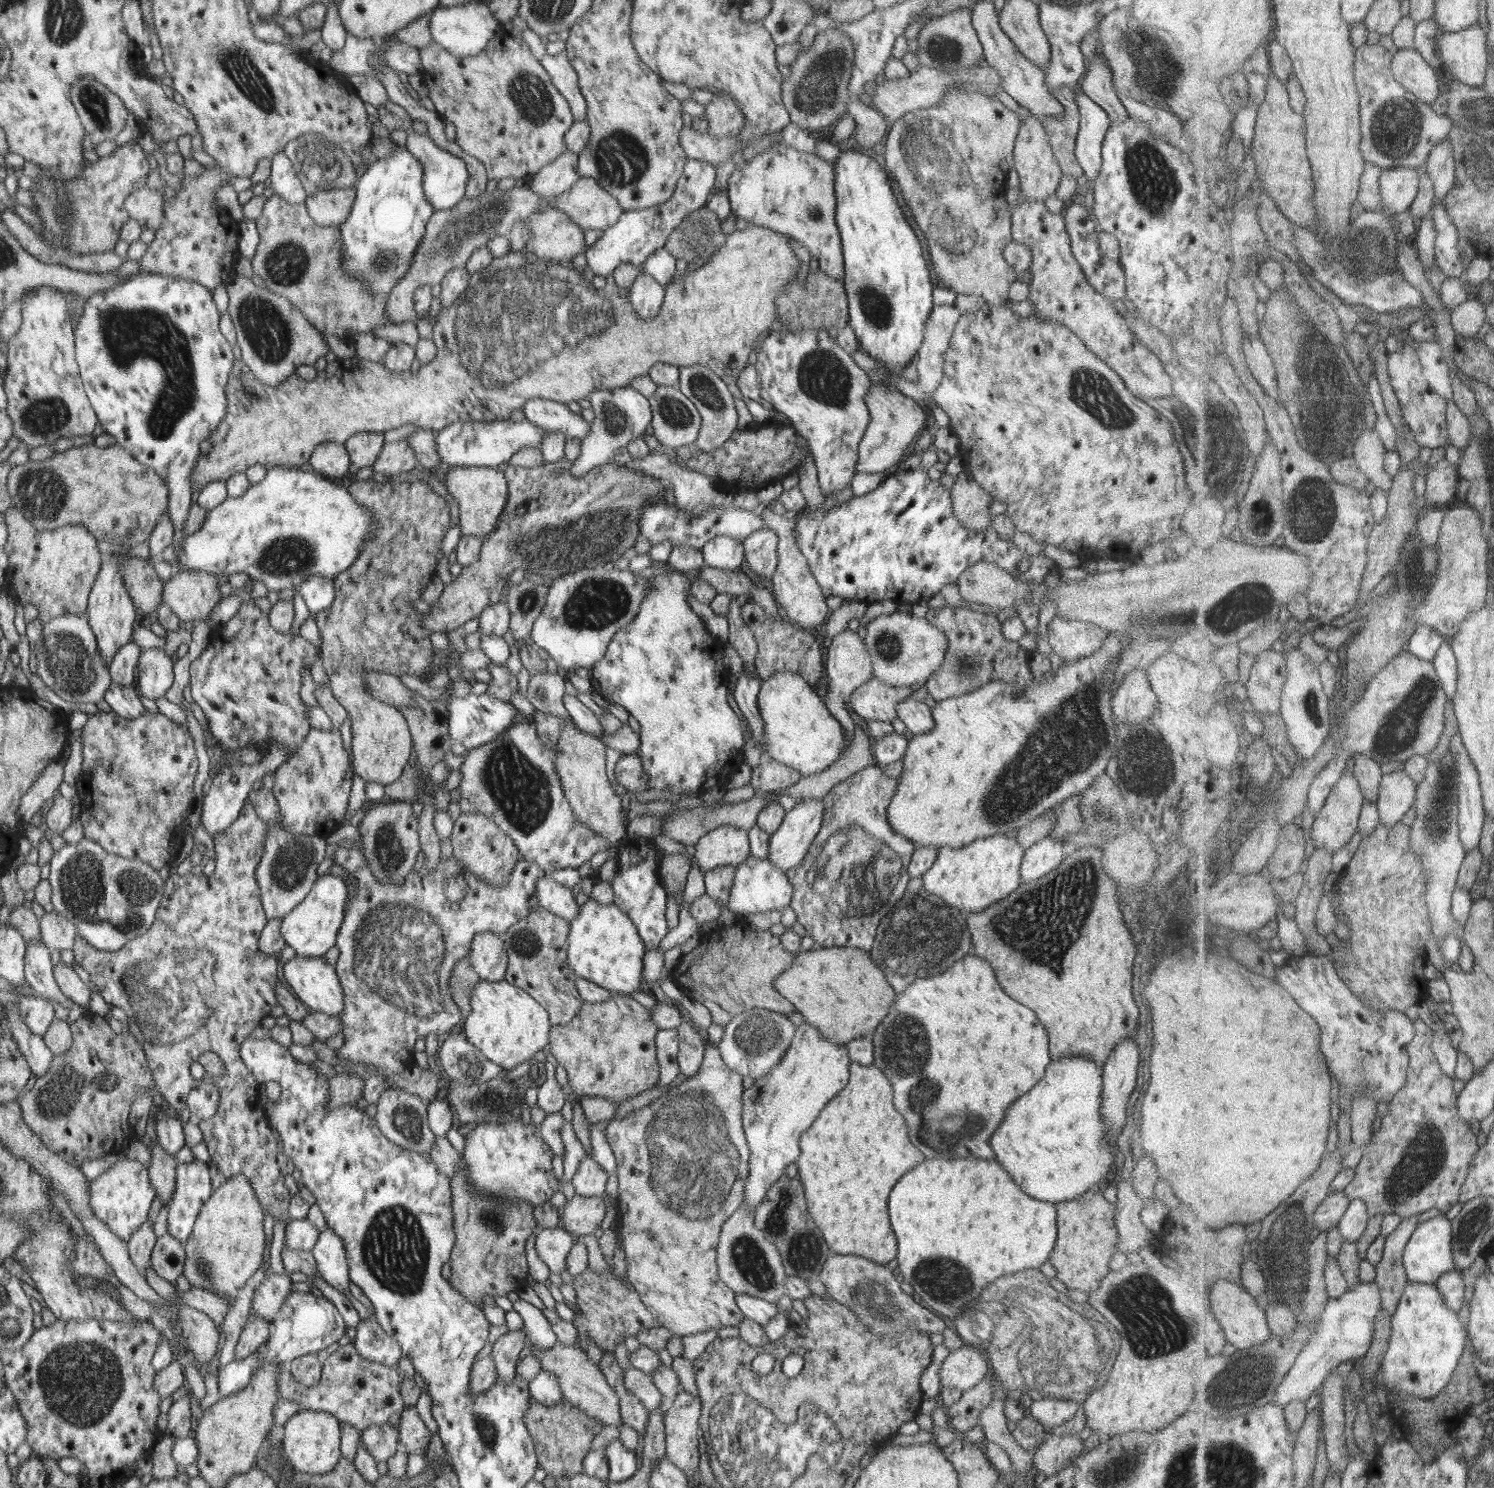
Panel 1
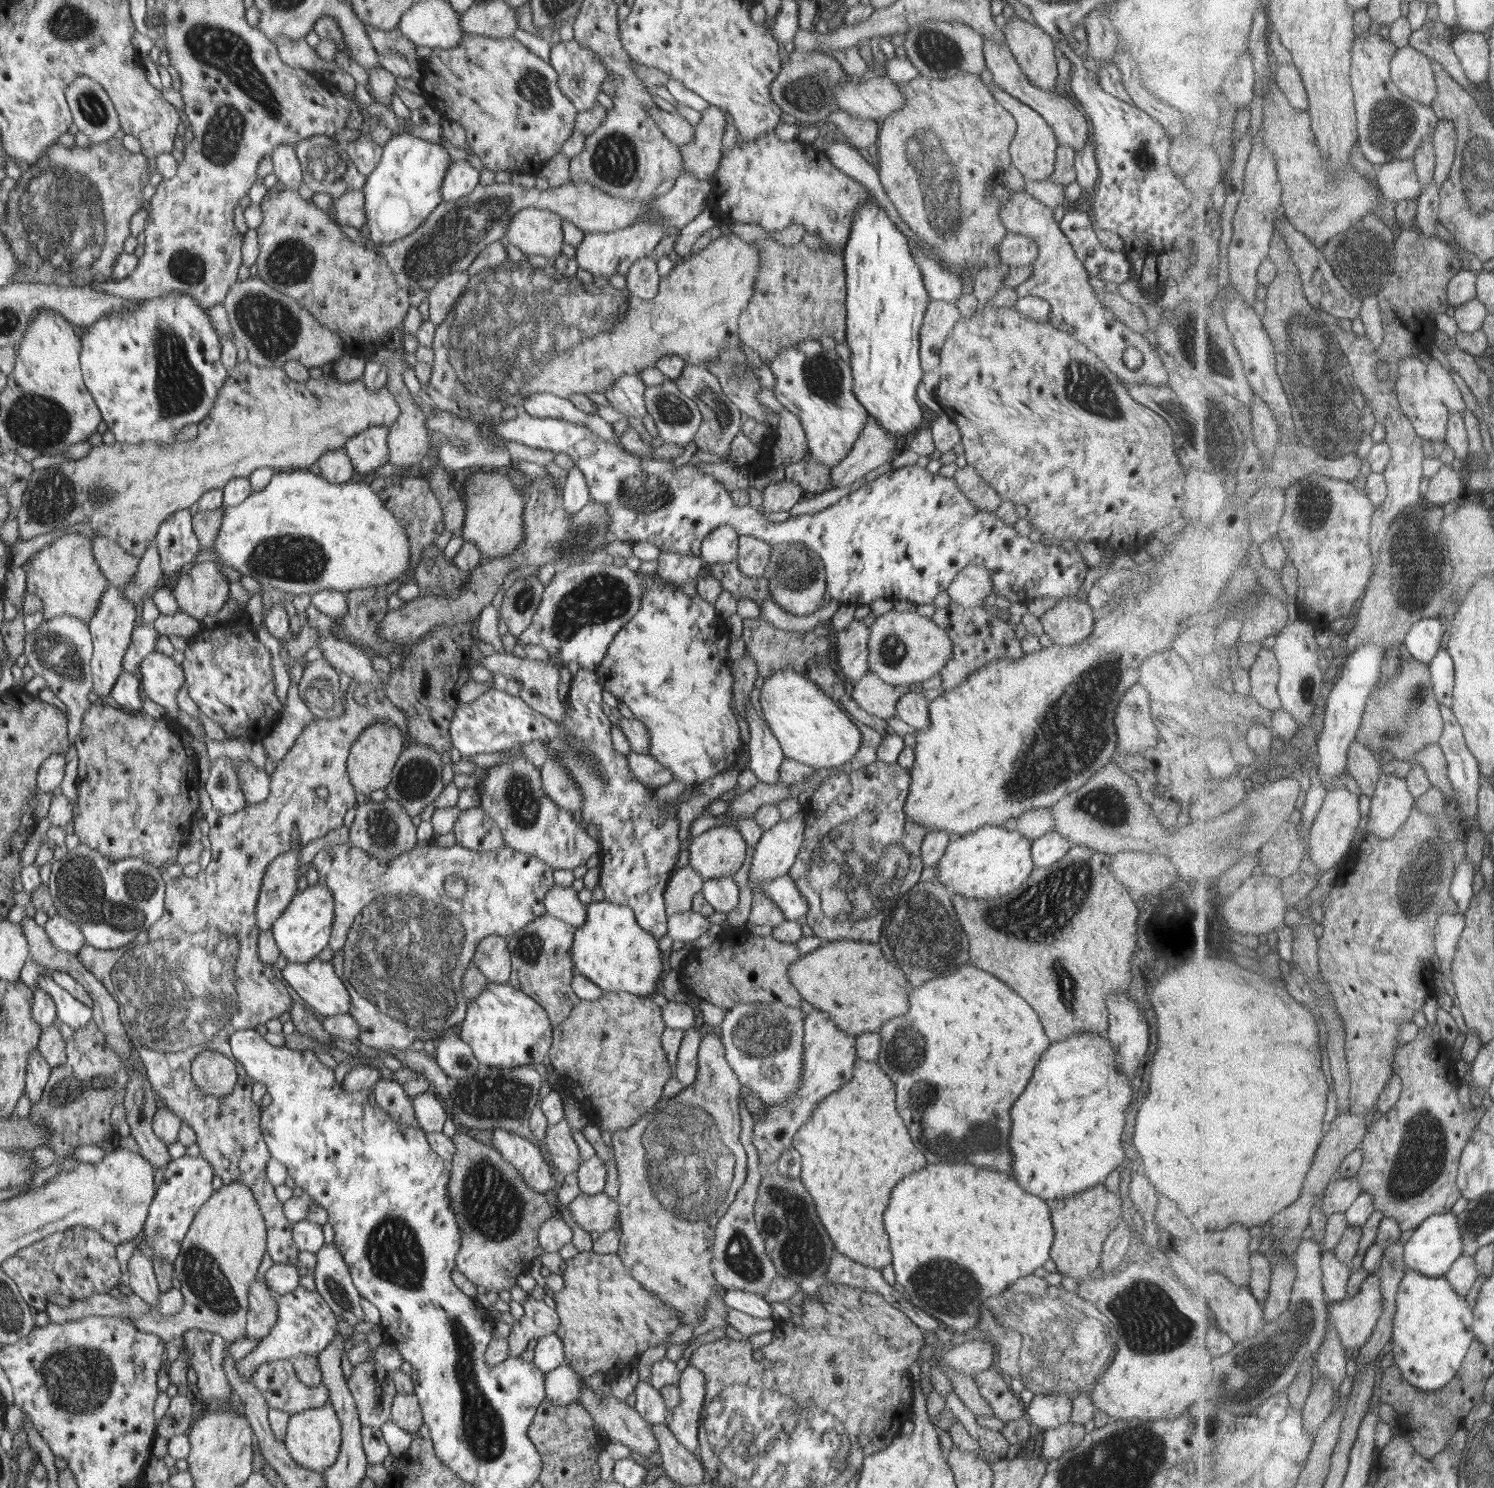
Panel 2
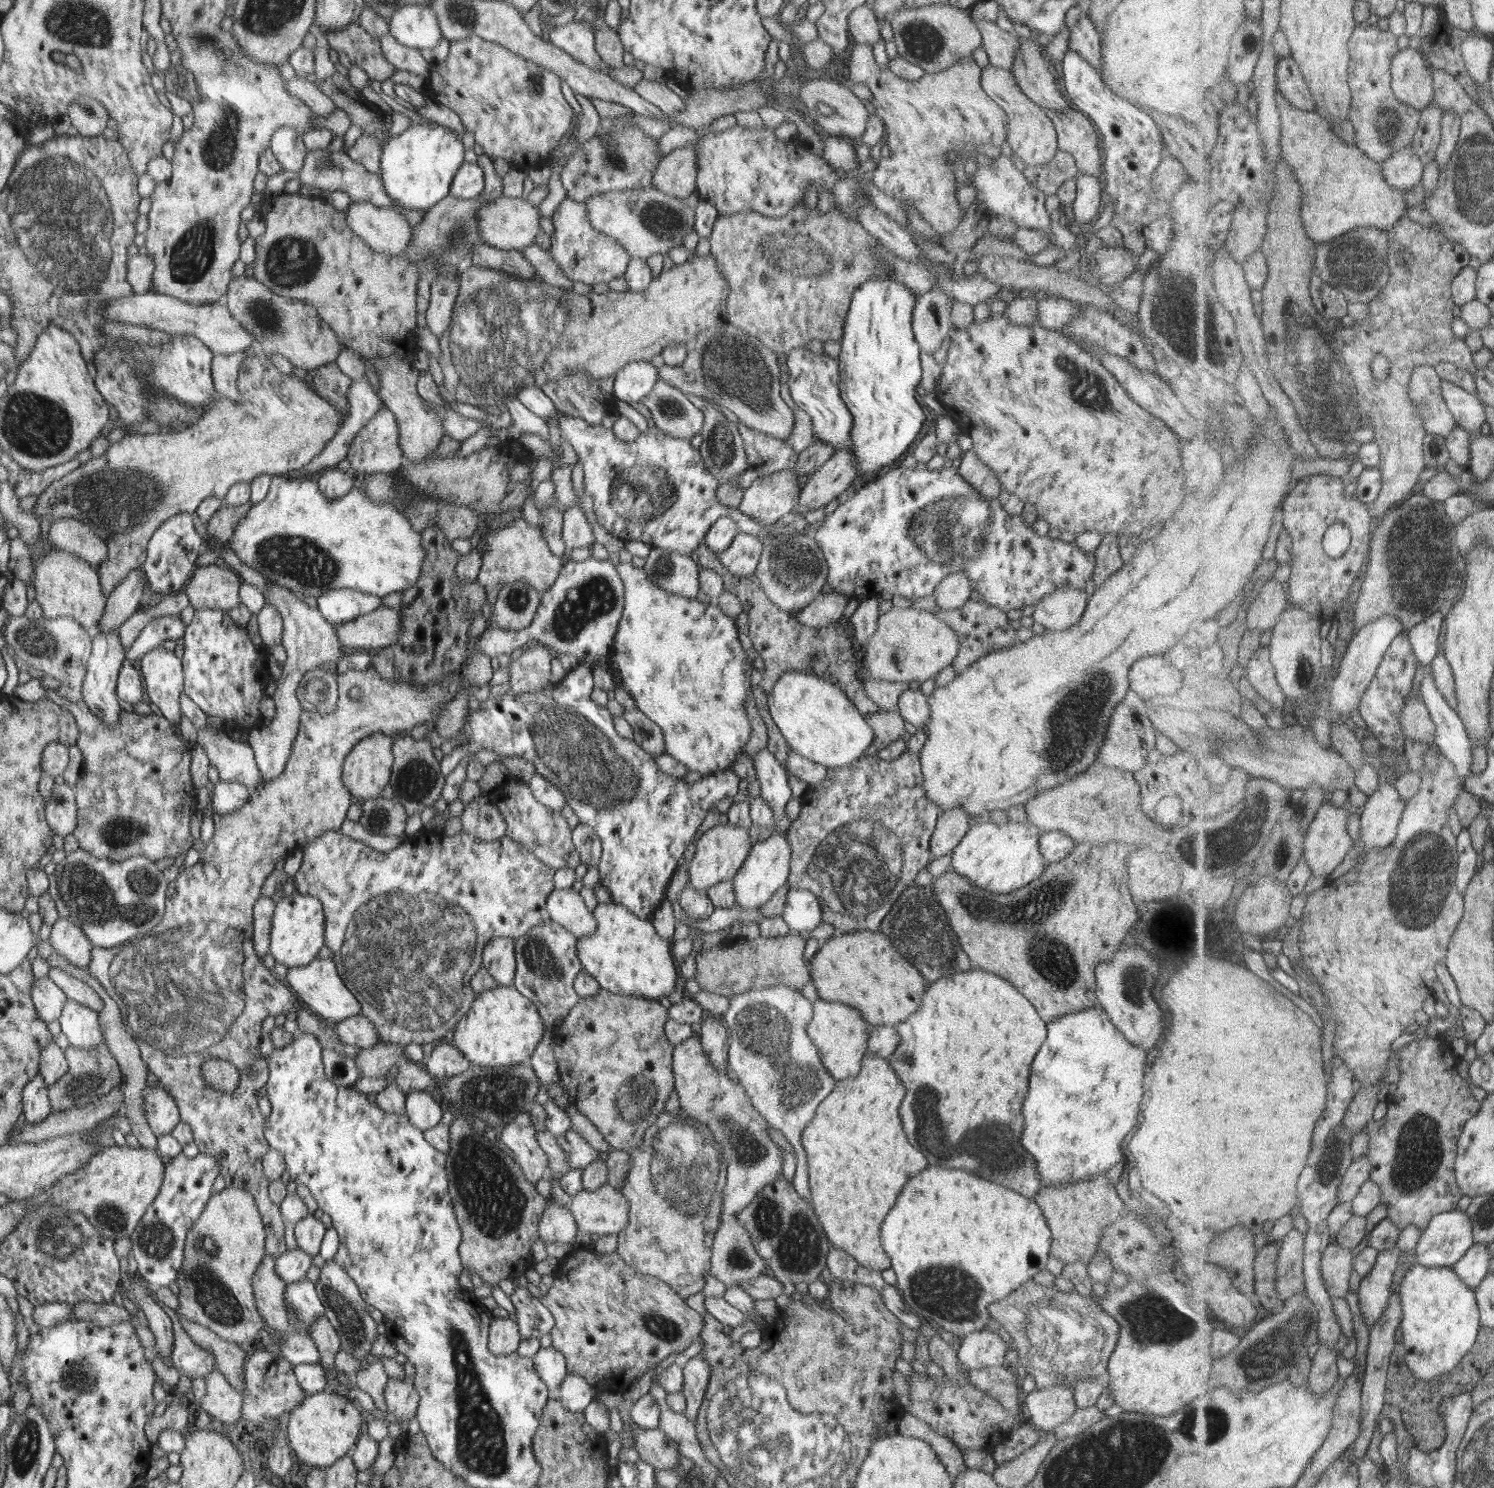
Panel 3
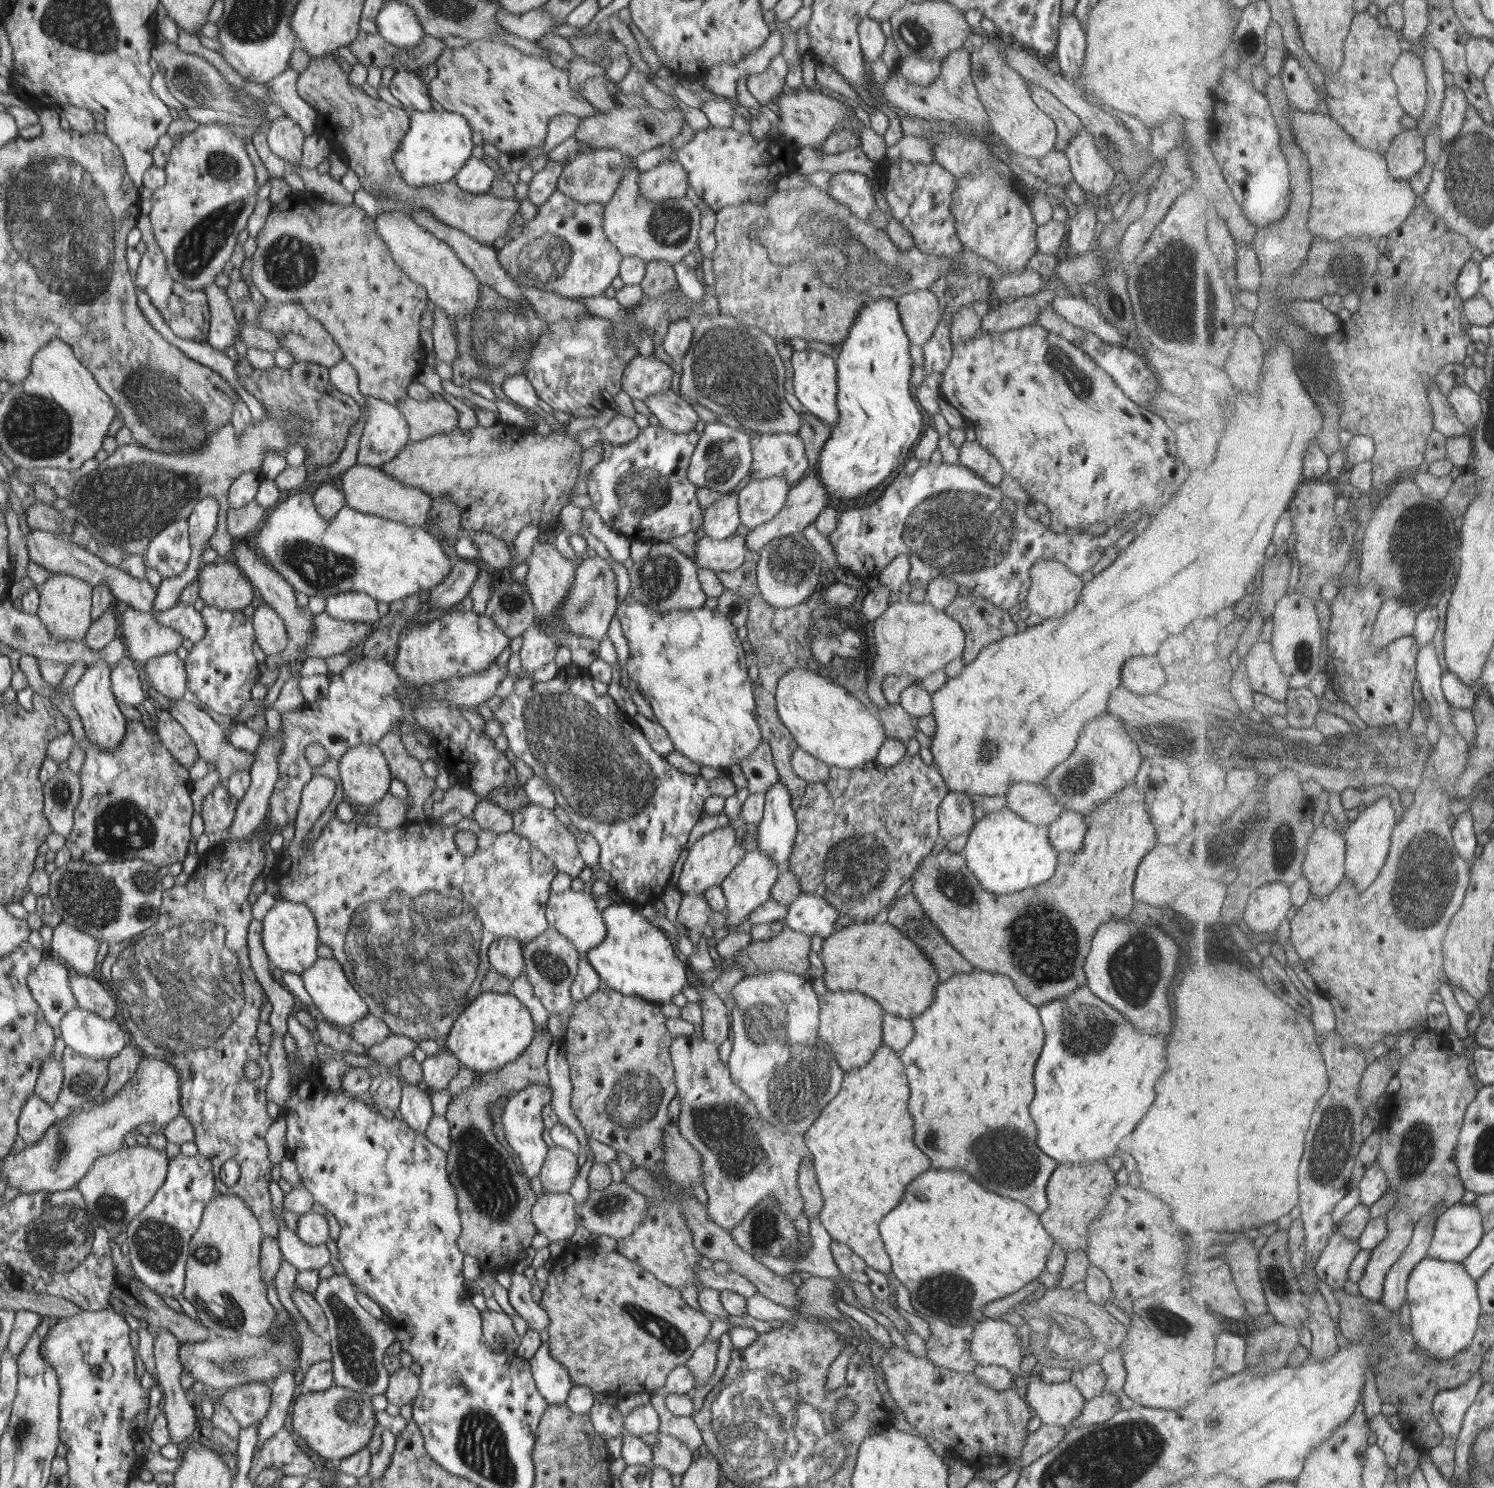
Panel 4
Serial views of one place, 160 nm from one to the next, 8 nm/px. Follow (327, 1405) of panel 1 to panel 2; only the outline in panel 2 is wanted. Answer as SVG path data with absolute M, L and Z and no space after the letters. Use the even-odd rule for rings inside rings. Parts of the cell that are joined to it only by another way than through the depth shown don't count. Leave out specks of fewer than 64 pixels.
M280 1358L271 1362L264 1362L254 1370L251 1383L259 1392L259 1395L265 1400L268 1409L276 1409L283 1412L288 1412L290 1415L296 1412L323 1407L323 1404L328 1402L329 1394L323 1383L317 1386L305 1387L302 1382L296 1377L292 1360ZM366 1360L351 1369L350 1376L346 1379L346 1385L355 1402L360 1426L379 1427L390 1418L391 1401L396 1392L390 1371L379 1369L375 1364Z

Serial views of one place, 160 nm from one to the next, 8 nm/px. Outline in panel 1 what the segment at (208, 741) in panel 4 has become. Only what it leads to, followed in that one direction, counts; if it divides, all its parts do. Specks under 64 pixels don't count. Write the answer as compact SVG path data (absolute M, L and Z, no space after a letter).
M251 788L247 794L247 803L253 804L257 816L261 817L261 821L265 822L268 829L265 834L264 855L261 856L261 861L257 863L254 872L257 884L260 885L261 908L264 910L267 920L281 919L296 908L316 882L317 866L323 862L323 856L325 856L325 839L319 838L319 836L307 836L307 852L305 852L305 846L298 846L299 837L289 834L289 831L279 826L279 822L275 822L277 803L272 790L260 788L254 791Z

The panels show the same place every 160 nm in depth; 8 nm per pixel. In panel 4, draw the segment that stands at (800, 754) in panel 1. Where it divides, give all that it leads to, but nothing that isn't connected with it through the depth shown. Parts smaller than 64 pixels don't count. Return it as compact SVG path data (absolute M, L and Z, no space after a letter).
M790 669L783 673L774 692L777 716L789 731L796 746L829 768L865 767L875 760L885 742L884 730L878 718L867 713L865 706L841 685L824 676L805 670Z

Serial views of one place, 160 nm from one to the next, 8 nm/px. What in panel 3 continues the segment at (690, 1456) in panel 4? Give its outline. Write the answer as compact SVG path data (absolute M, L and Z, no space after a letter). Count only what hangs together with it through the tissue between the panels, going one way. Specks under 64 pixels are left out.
M634 1424L632 1434L632 1446L638 1452L640 1461L657 1470L678 1468L678 1446L661 1429L644 1429Z

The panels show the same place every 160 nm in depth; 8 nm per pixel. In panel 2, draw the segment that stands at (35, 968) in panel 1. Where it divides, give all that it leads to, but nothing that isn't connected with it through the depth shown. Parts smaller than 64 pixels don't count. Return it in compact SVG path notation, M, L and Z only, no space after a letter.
M39 975L36 986L49 993L56 1003L57 1018L61 1023L67 1024L73 1031L83 1028L92 1018L92 1007L85 1006L63 990L50 975Z

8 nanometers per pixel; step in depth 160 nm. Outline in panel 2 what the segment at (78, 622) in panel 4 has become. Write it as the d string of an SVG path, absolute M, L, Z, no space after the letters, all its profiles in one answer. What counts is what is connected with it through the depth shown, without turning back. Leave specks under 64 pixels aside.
M71 532L54 538L49 544L33 553L22 564L25 572L25 591L35 594L42 602L44 620L59 618L61 615L76 616L89 620L99 607L108 580L100 572L87 536Z

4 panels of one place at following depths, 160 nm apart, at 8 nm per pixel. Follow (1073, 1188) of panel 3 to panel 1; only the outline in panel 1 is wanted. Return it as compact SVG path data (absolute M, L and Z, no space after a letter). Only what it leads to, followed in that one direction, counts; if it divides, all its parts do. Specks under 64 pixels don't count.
M1100 1187L1090 1188L1068 1201L1054 1203L1056 1208L1056 1241L1048 1258L1048 1263L1055 1268L1057 1280L1071 1291L1090 1292L1099 1287L1099 1282L1108 1273L1108 1262L1116 1251L1118 1236L1114 1225L1115 1205L1109 1204L1100 1191Z

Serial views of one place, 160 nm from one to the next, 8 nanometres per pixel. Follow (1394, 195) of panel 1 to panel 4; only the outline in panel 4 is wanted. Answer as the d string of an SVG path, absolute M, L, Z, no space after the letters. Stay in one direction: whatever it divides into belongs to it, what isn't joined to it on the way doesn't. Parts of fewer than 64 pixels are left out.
M1418 127L1397 136L1385 155L1391 174L1397 178L1411 178L1419 174L1427 162L1426 137Z

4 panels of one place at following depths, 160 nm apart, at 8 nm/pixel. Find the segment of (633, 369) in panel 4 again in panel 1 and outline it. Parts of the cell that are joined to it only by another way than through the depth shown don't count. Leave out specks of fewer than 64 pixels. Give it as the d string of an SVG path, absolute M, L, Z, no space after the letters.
M630 385L611 390L598 388L585 398L590 402L593 420L587 436L580 441L579 455L572 462L570 473L573 476L584 475L593 467L612 462L617 449L626 447L629 441L640 437L641 433L645 433L652 417L648 400Z

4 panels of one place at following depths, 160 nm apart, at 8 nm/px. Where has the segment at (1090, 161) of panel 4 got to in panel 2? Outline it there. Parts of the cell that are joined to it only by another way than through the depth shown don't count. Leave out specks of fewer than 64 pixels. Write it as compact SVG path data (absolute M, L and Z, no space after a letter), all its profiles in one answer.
M982 39L982 53L985 66L992 74L992 84L1037 112L1043 121L1051 127L1057 144L1070 146L1075 152L1080 151L1086 145L1089 123L1084 114L1057 91L1046 91L1030 83L1025 73L1019 68L1006 43Z

